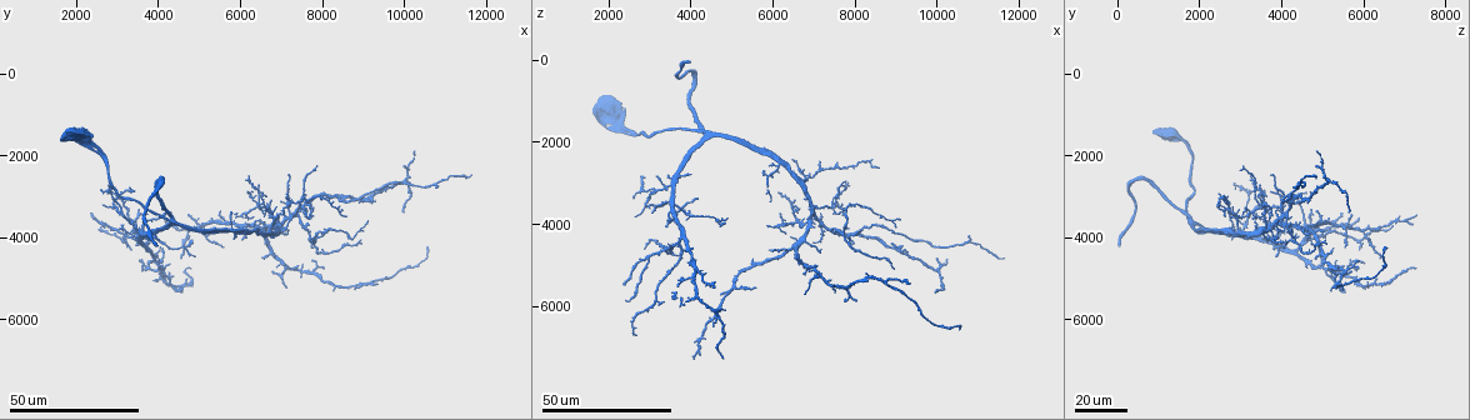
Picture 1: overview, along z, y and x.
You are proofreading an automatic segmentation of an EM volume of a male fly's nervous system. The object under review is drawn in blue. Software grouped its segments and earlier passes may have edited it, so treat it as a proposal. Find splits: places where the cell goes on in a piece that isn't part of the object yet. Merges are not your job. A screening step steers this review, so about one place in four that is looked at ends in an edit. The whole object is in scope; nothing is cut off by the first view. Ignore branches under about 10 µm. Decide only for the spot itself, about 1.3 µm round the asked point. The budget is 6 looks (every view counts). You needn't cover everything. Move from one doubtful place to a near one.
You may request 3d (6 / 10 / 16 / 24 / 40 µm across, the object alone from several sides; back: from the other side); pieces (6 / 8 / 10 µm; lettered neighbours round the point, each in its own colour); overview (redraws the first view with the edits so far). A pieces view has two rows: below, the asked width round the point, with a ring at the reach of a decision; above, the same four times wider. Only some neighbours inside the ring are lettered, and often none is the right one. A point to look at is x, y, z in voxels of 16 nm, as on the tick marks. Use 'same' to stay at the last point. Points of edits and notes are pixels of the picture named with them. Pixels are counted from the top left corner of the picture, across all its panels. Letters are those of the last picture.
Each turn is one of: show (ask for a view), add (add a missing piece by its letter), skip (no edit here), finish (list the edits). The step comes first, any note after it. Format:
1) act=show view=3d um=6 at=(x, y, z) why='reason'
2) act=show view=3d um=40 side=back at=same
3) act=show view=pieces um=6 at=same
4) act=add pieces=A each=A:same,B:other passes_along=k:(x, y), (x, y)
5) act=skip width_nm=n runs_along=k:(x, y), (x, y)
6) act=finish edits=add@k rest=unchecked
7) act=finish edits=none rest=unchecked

act=show view=3d um=40 at=(4800, 4750, 7250) why='thin end'

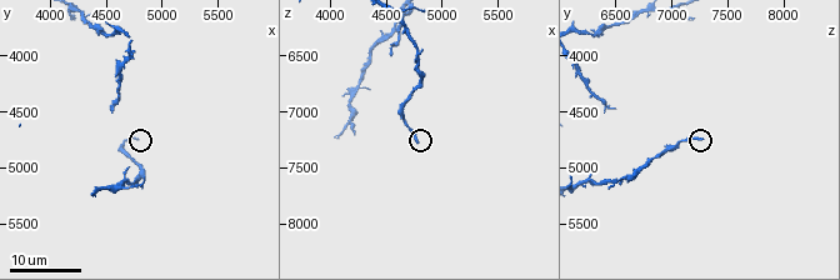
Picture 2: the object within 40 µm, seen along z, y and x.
act=show view=pieces um=8 at=(4780, 4740, 7280)

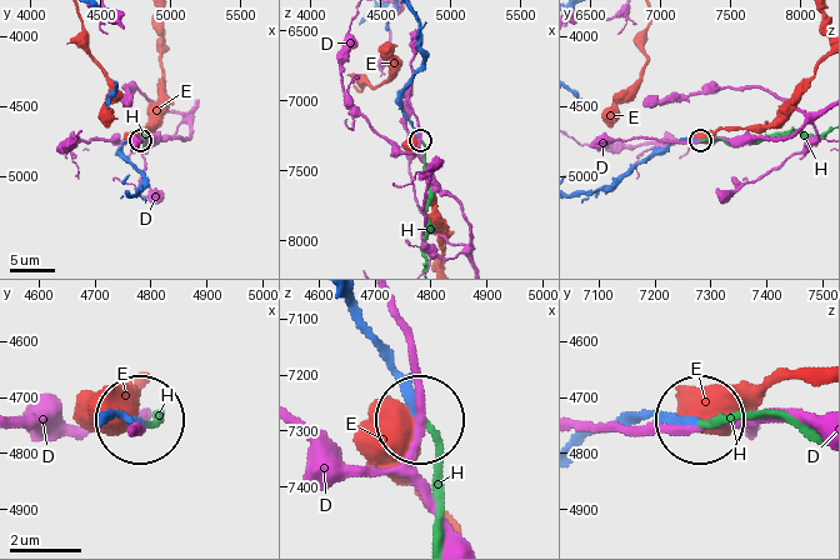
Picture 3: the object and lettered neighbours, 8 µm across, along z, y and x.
act=add pieces=H each=D:other,E:other,H:same found='the cell continues'

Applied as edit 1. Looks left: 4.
act=show view=overview

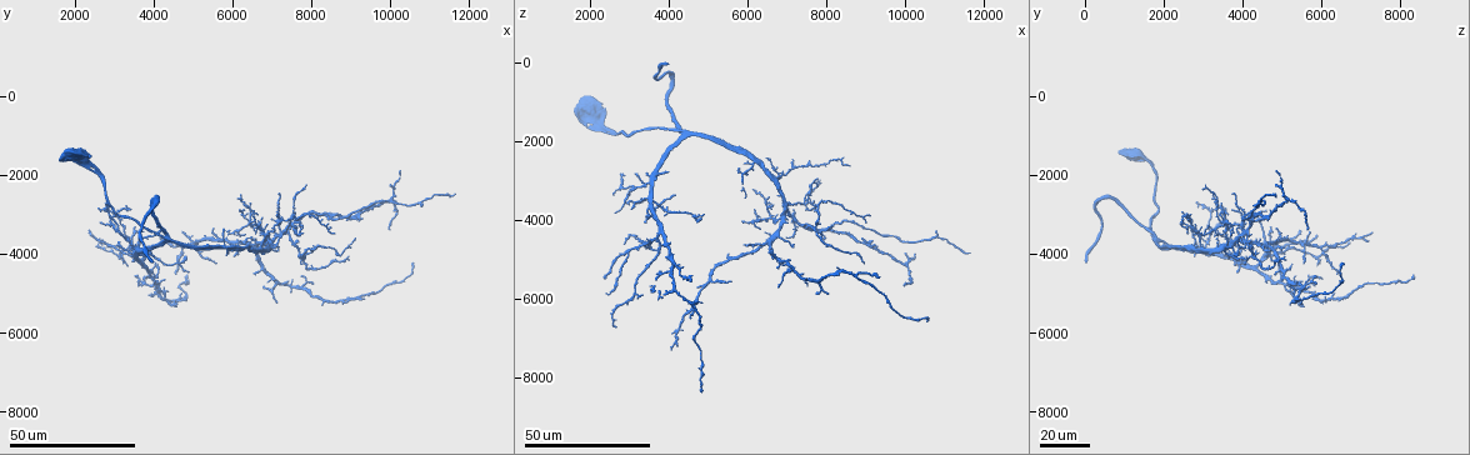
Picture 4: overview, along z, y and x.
act=show view=3d um=24 at=(4600, 5400, 5550) why='an open end'

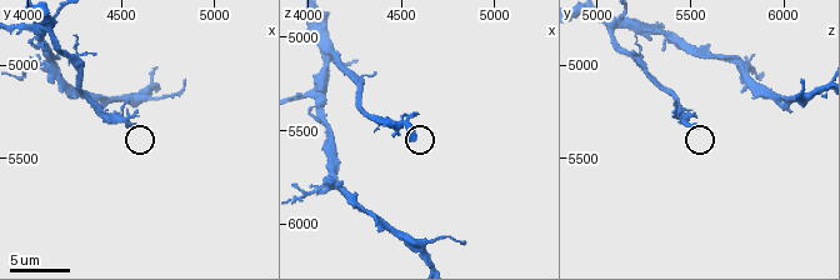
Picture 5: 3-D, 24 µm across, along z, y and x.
act=show view=pieces um=8 at=(4560, 5320, 5540)

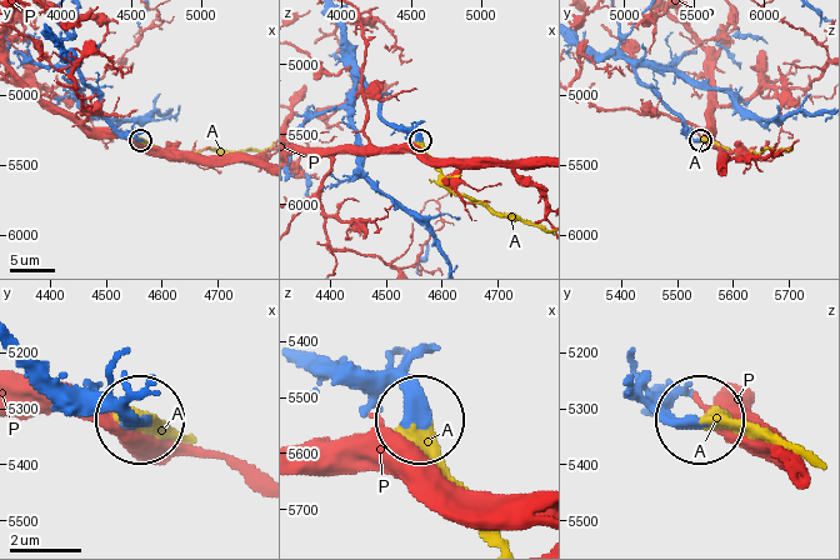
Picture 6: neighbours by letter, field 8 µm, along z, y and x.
act=add pieces=A width_nm=390 each=A:same,P:other found='the cell continues'

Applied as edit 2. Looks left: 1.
act=finish edits=add@3,add@6 rest=unchecked

